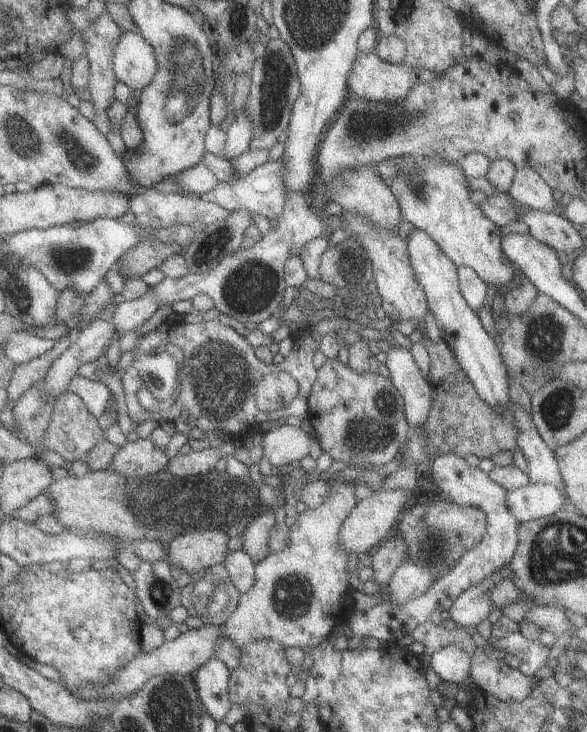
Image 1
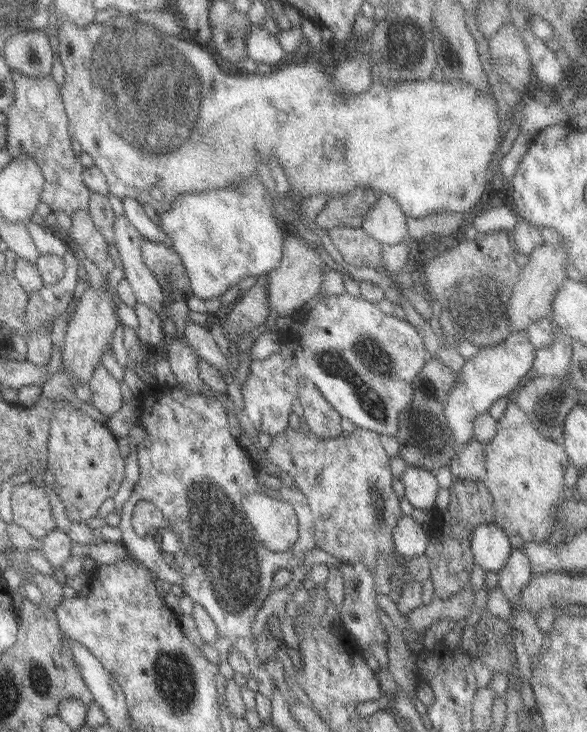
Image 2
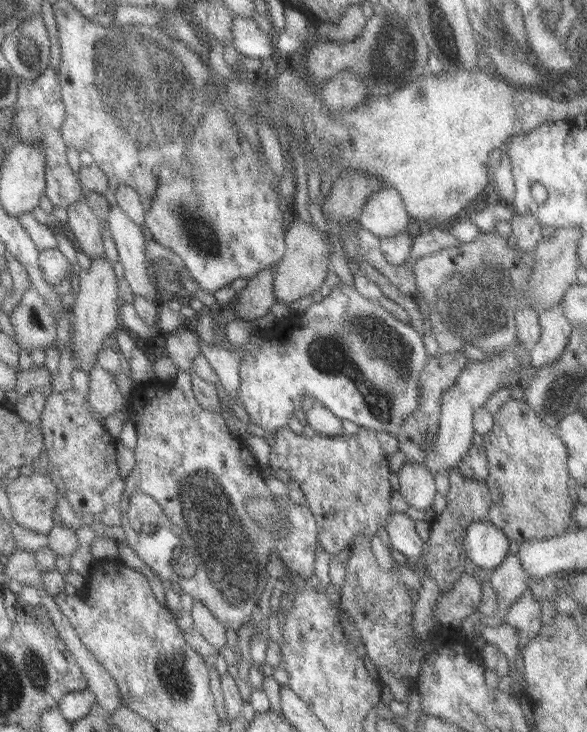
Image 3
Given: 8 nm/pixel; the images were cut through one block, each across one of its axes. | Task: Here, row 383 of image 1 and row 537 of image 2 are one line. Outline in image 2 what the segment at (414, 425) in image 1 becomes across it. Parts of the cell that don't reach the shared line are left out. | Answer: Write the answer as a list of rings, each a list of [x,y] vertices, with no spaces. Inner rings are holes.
[[[402,515],[394,525],[394,544],[397,552],[409,560],[412,556],[425,554],[430,536],[411,515]]]

